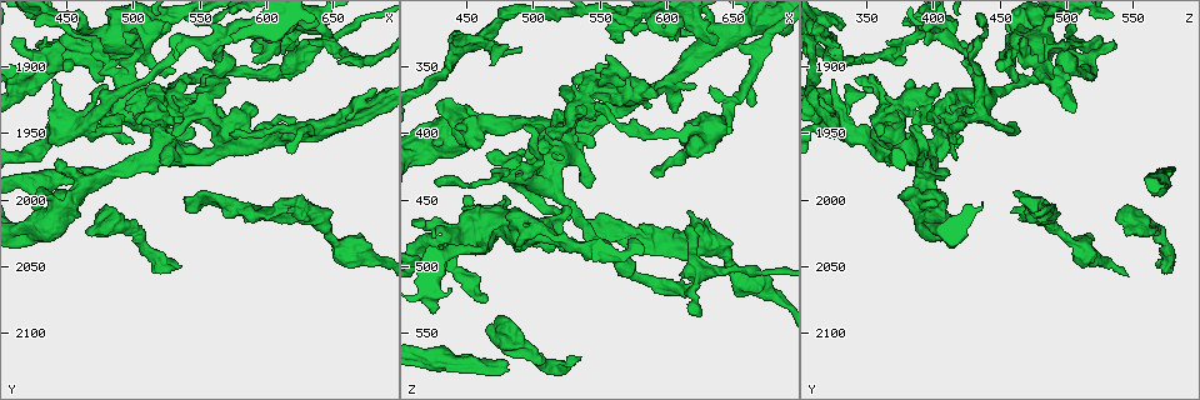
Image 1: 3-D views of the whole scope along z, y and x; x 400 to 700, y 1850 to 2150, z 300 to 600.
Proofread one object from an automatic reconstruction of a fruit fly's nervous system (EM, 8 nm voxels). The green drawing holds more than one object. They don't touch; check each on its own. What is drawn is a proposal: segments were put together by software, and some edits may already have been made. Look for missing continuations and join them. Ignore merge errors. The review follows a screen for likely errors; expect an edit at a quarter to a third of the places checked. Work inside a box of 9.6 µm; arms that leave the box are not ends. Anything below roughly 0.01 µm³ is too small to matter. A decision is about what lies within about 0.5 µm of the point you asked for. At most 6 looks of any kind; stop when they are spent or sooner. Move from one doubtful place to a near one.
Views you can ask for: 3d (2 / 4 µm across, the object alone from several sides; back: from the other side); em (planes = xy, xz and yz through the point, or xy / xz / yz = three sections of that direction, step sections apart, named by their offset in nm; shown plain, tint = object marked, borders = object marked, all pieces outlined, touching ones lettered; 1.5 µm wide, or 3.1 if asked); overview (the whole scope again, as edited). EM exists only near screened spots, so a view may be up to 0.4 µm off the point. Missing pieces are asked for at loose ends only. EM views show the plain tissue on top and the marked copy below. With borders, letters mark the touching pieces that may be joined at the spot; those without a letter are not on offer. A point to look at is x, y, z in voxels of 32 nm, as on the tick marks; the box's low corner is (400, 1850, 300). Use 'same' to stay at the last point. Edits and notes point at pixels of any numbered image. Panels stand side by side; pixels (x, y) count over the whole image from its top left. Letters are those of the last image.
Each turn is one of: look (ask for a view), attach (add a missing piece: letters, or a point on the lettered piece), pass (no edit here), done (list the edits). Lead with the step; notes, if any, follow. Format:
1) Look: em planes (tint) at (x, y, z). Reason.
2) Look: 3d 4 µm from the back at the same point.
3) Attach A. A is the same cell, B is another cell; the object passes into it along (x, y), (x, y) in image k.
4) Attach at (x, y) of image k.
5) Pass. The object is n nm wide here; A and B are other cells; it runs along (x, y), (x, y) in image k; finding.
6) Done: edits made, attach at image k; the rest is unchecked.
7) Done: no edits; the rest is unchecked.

Look: 3d 4 µm from the back at (624, 1882, 536). Free end.

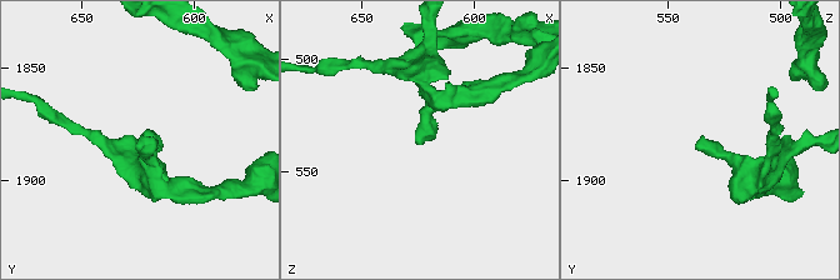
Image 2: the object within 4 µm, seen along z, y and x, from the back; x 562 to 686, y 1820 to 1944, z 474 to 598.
Look: em planes (borders) at (627, 1883, 536). Need the tissue.

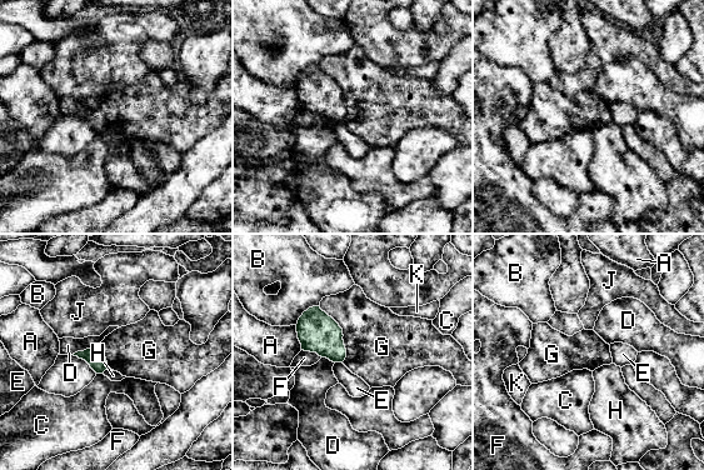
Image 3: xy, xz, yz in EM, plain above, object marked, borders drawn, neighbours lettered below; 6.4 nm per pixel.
Pass. The longest contact is with G, 400 nm; A, B, C, D, E, F, G, H, J and K are other cells; no lettered piece goes on from it.

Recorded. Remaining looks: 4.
Look: 3d 2 µm at (618, 2010, 458). Thick end.

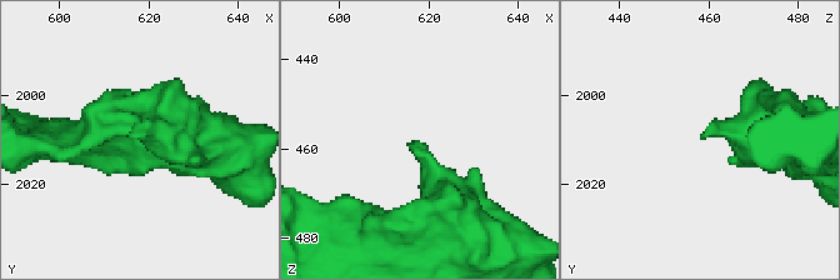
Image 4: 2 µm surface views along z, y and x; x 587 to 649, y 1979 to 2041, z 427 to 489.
Look: em planes (borders) at (618, 2010, 458). Now the EM.

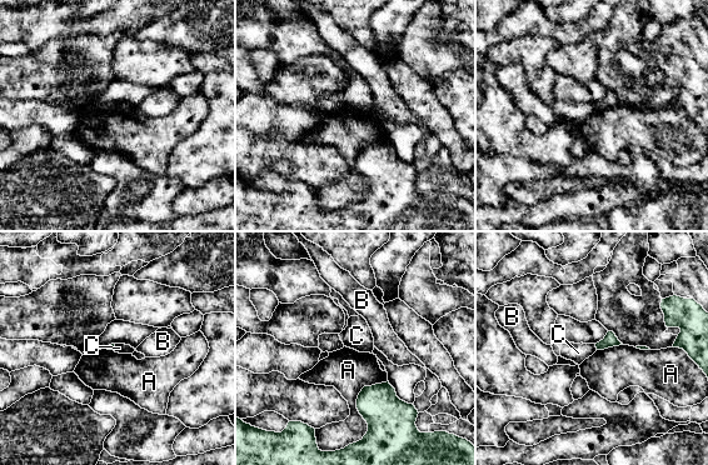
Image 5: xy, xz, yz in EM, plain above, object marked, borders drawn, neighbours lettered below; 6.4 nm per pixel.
Pass. A, B and C are other cells; a border runs along (387, 380), (358, 395), (362, 438) in image 5; none of them fits.

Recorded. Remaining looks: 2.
Look: em xz step 8 (borders) at (534, 2048, 568). Free end.

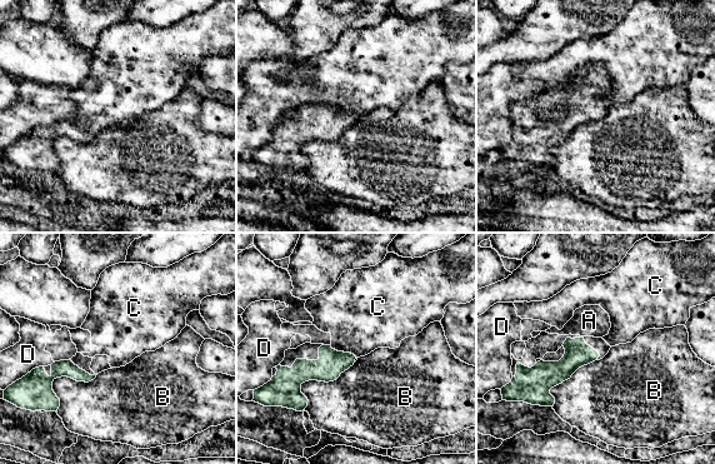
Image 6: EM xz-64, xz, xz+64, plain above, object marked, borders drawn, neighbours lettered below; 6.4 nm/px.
Look: em planes (borders) at the same point.

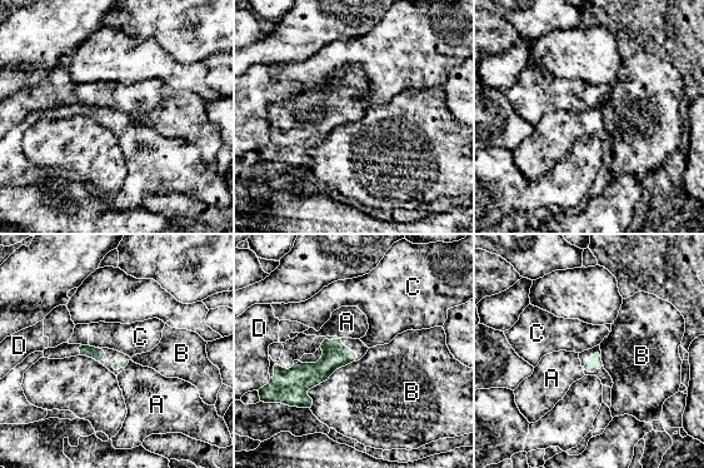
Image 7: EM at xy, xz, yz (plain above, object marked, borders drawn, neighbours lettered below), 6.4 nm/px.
Attach A. The longest contact is with B, 420 nm; A is the same cell, B, C and D are other cells; the neuron continues.

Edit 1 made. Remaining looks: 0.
Done: edits made, attach at image 7; the rest is unchecked.

